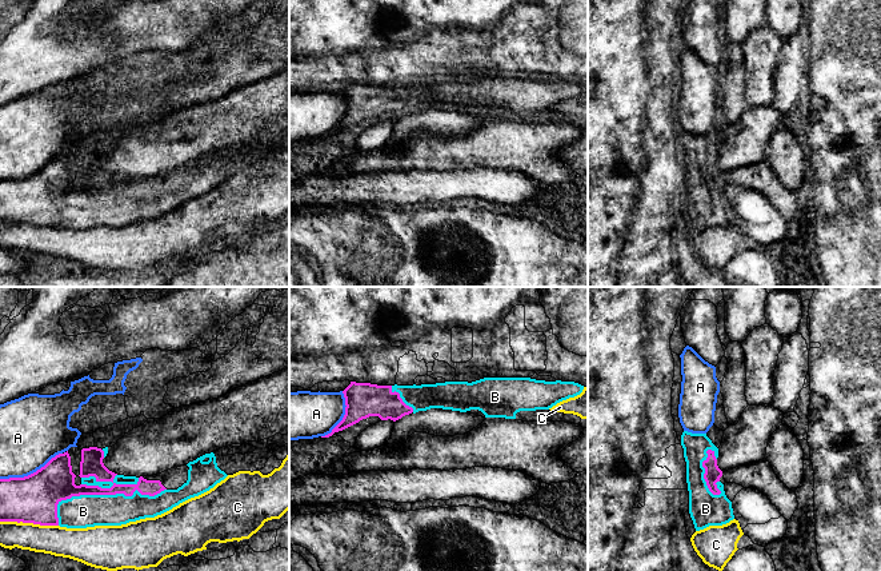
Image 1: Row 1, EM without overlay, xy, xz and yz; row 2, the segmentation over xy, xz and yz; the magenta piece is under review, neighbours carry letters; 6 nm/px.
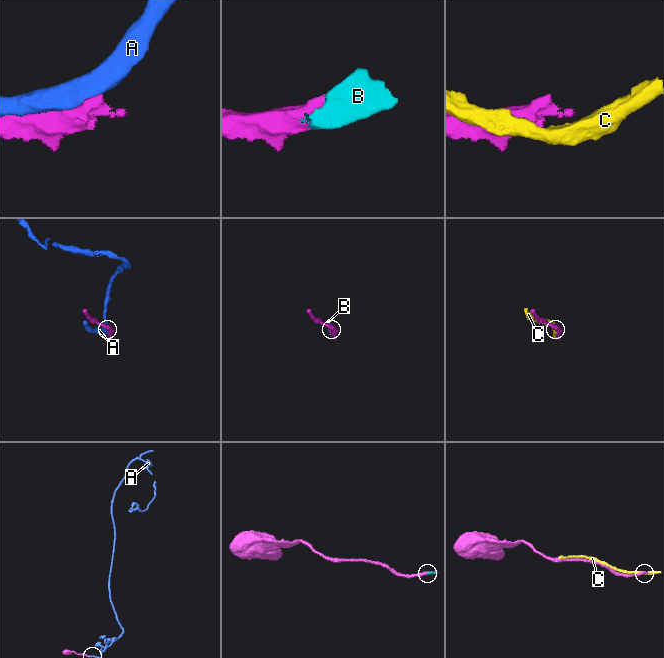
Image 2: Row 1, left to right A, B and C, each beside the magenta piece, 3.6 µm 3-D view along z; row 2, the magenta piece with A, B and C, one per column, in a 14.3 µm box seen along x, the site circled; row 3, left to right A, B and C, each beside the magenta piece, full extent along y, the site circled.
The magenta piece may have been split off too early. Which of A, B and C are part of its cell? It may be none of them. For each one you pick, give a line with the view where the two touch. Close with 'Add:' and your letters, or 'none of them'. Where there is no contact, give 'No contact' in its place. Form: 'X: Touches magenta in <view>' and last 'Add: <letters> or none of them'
B: Touches magenta in xy
Add: B

